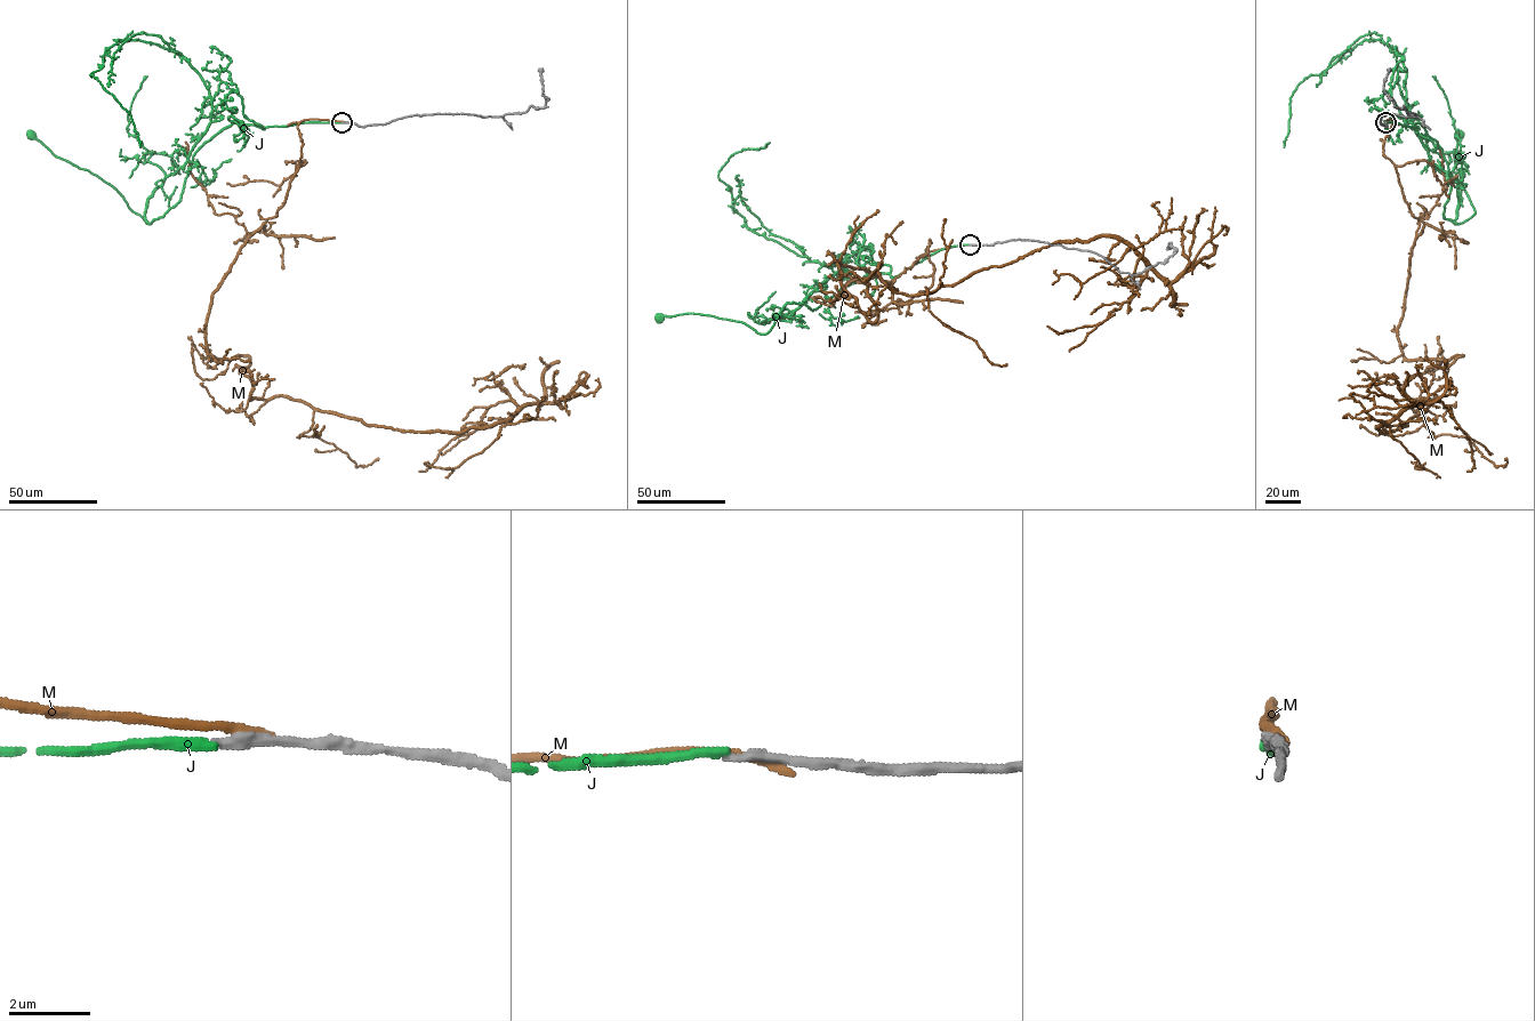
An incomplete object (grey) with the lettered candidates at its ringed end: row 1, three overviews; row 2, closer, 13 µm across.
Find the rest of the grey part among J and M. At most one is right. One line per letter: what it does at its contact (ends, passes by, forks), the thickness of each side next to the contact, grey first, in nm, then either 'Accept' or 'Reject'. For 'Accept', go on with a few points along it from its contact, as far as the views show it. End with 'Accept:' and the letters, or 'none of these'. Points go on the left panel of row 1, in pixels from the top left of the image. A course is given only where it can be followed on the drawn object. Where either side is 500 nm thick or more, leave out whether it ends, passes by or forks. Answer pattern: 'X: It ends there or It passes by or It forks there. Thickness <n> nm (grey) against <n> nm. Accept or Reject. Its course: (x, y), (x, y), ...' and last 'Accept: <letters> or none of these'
J: It ends there. Thickness 240 nm (grey) against 260 nm. Accept. Its course: (342, 122), (222, 129), (193, 155), (181, 200), (150, 224), (114, 189), (31, 135)
M: It ends there. Thickness 340 nm (grey) against 240 nm. Reject
Accept: J

